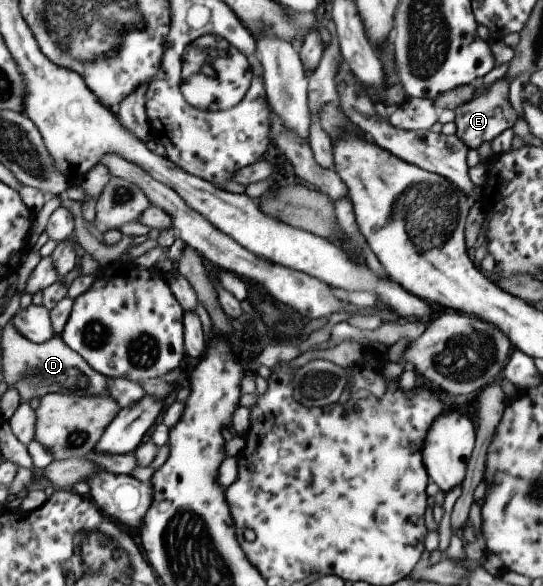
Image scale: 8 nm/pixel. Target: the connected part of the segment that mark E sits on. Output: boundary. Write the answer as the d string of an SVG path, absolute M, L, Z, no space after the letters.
M500 78L492 84L484 87L479 82L475 82L474 95L472 99L458 107L454 107L454 123L456 137L466 145L468 149L480 150L489 141L492 141L499 133L505 129L512 128L518 115L514 107L510 105L508 99L508 84L506 78Z

